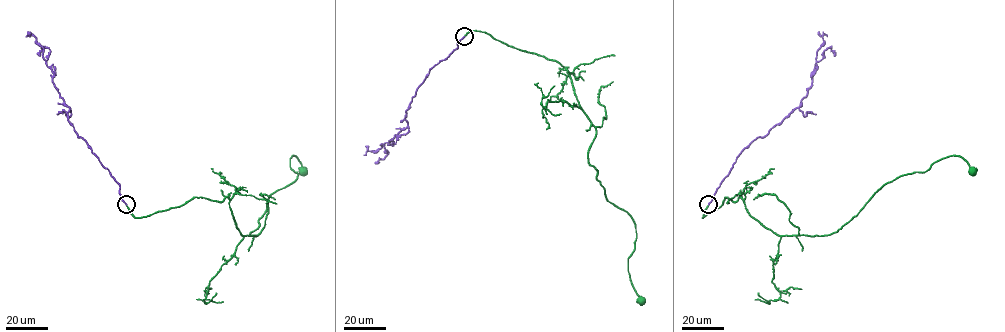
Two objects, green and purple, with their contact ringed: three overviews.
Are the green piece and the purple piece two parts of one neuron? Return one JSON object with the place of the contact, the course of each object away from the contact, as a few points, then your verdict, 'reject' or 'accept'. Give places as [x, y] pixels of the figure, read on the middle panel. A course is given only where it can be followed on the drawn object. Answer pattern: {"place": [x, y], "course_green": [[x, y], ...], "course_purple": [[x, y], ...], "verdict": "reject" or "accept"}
{"place": [464, 36], "course_green": [[464, 36], [484, 32], [568, 71], [595, 128], [589, 163], [606, 199], [635, 224], [628, 271], [640, 300]], "course_purple": [[464, 36], [445, 59], [430, 69], [417, 89], [406, 111], [407, 126], [375, 152], [364, 155]], "verdict": "accept"}

